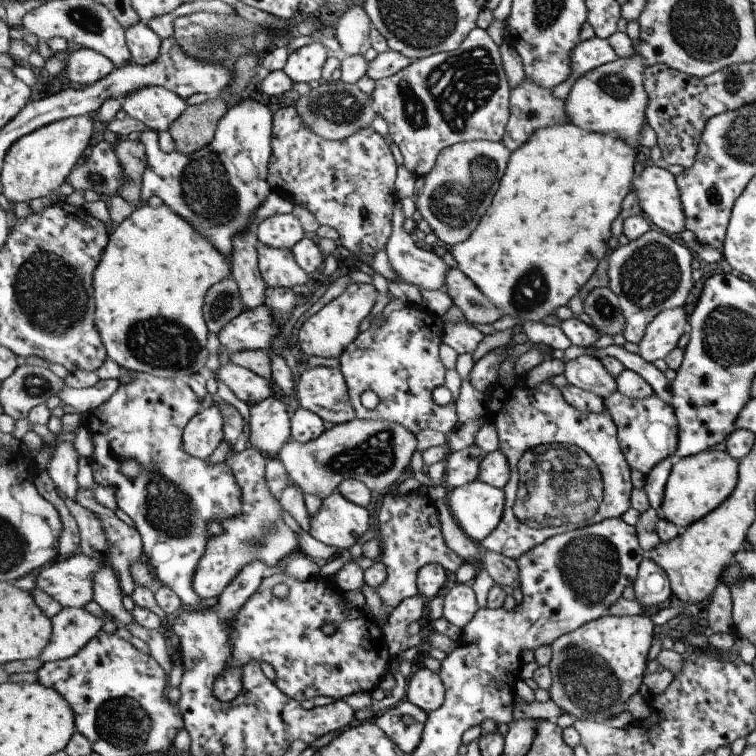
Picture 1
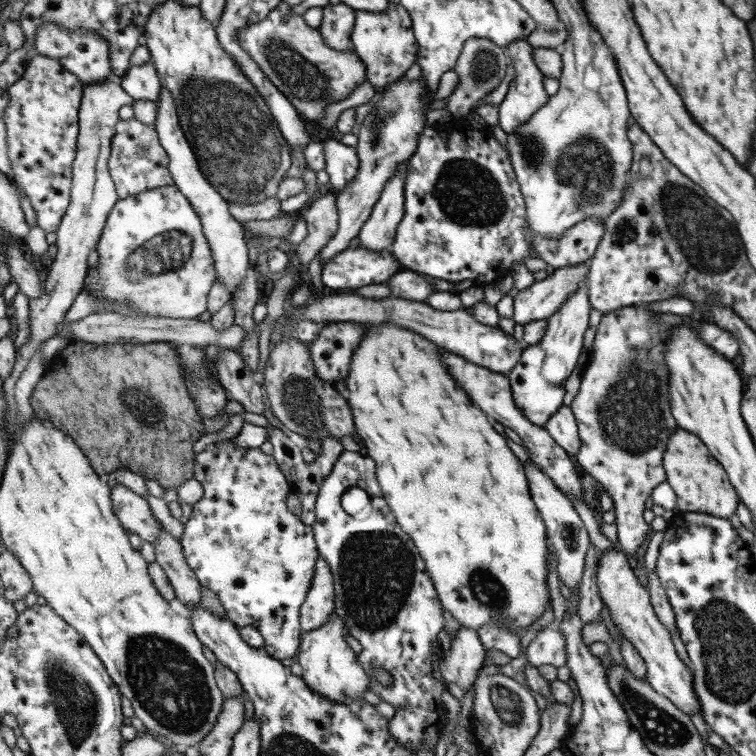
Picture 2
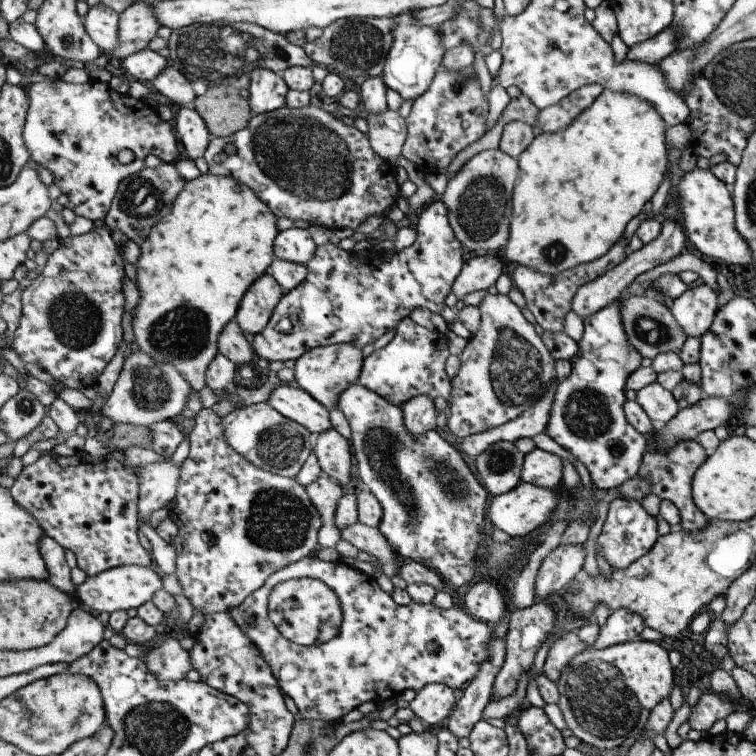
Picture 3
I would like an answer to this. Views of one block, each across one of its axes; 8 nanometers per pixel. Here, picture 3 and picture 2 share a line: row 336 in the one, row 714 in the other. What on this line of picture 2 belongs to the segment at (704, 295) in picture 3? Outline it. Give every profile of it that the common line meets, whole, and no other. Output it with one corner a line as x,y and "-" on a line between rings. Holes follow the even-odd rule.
612,548
600,554
598,568
598,587
604,604
608,607
611,619
620,628
622,636
628,638
633,647
639,650
647,663
647,681
665,698
668,698
678,710
687,716
701,716
701,704
693,693
693,674
681,664
677,658
669,632
665,632
665,624
657,616
652,603
652,596
647,587
637,580
628,555
621,550

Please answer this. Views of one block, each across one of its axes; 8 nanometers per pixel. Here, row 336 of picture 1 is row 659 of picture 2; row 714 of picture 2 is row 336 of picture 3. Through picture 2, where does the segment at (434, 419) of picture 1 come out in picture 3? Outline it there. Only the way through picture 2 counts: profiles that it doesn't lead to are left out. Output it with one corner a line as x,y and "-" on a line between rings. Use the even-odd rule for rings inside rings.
409,316
401,320
394,338
384,347
373,351
364,359
364,368
358,383
377,392
389,403
405,405
417,396
431,396
435,399
452,397
452,380
447,374
449,360
447,336
439,330
419,326

